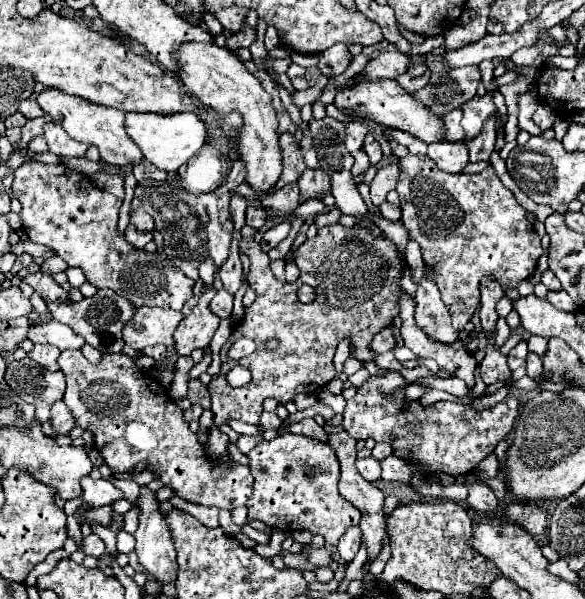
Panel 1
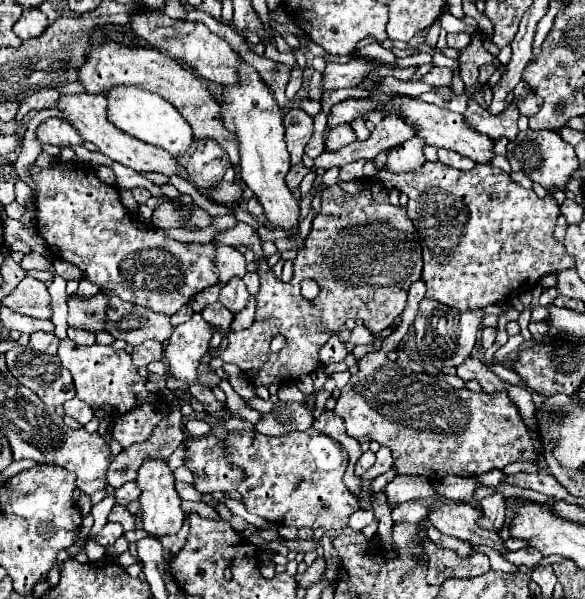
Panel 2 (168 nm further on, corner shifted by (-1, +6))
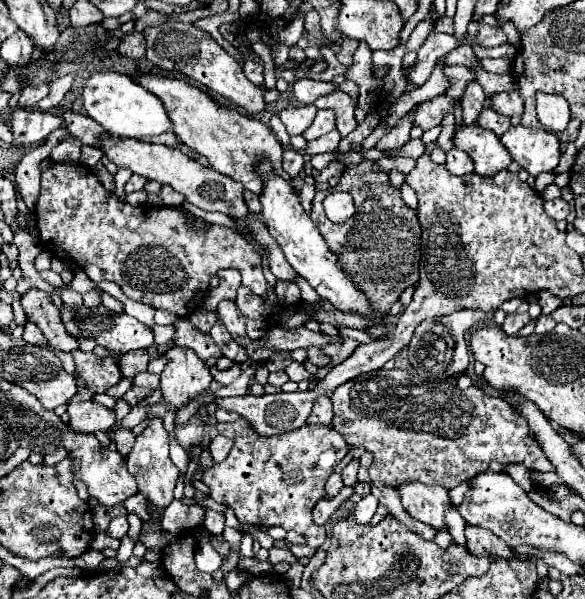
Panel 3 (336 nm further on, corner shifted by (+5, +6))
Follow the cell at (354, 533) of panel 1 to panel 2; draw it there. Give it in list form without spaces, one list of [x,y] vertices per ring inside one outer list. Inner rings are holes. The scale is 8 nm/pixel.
[[[360,508],[360,510],[356,510],[356,512],[350,516],[350,526],[352,526],[354,530],[362,530],[362,528],[366,528],[372,520],[374,520],[374,512]]]

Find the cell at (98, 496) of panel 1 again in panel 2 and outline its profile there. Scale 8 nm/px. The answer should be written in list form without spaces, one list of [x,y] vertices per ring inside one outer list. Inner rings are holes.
[[[126,482],[122,488],[114,490],[114,494],[116,494],[116,502],[118,502],[118,504],[128,506],[132,500],[138,500],[140,490],[138,490],[138,484],[136,484],[136,482]]]

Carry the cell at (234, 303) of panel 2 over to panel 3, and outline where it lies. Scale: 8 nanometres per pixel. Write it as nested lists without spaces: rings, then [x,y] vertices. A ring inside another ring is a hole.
[[[222,300],[216,310],[220,322],[226,326],[226,330],[234,336],[246,336],[246,326],[244,326],[244,316],[240,314],[238,306],[234,300]]]

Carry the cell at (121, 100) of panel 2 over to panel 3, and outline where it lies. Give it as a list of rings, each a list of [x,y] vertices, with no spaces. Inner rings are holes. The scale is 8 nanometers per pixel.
[[[98,72],[88,78],[84,84],[84,106],[88,110],[88,116],[94,118],[104,130],[108,130],[112,136],[122,138],[146,138],[146,136],[160,136],[172,128],[172,122],[168,118],[168,112],[160,98],[156,98],[152,92],[136,84],[130,76],[120,72]]]

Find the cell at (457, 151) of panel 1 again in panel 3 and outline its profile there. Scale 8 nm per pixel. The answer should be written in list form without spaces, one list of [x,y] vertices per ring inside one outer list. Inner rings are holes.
[[[448,150],[446,152],[446,170],[450,174],[456,174],[456,176],[464,176],[468,172],[474,170],[472,166],[472,158],[468,158],[468,154],[464,154],[462,150]]]

